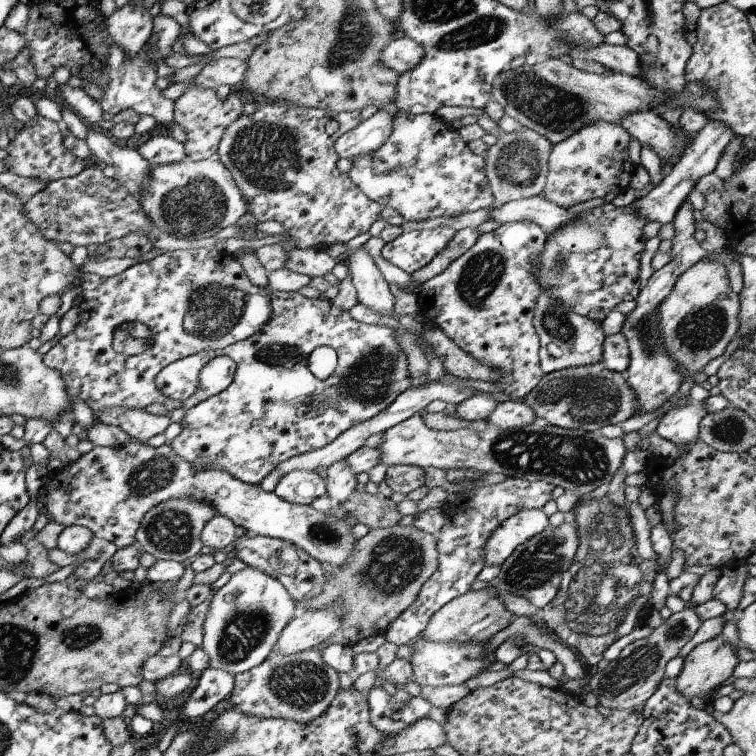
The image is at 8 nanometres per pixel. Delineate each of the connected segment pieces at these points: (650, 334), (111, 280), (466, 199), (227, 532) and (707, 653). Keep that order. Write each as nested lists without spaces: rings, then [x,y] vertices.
[[[685,200],[681,203],[681,206],[675,212],[675,216],[672,218],[671,224],[674,226],[674,235],[671,241],[671,250],[668,253],[670,256],[669,262],[662,266],[659,270],[653,271],[648,276],[646,283],[642,284],[637,296],[634,298],[635,307],[629,313],[624,316],[620,333],[625,337],[628,348],[628,367],[625,370],[624,376],[629,388],[634,392],[635,399],[638,400],[638,412],[634,414],[643,414],[655,410],[657,407],[677,392],[679,385],[683,378],[681,371],[678,371],[678,364],[676,360],[666,351],[664,344],[662,343],[662,336],[658,319],[658,306],[660,302],[669,294],[671,288],[675,284],[677,277],[687,270],[690,266],[693,266],[698,260],[707,256],[709,250],[708,246],[697,243],[697,240],[693,237],[695,232],[695,226],[693,225],[693,208],[690,203]]]
[[[195,248],[195,249],[177,249],[173,251],[166,251],[164,254],[154,257],[149,261],[136,263],[127,267],[120,274],[112,277],[100,277],[93,272],[84,273],[81,278],[81,302],[78,306],[81,316],[75,324],[74,329],[67,335],[59,338],[59,340],[52,346],[45,354],[42,354],[43,364],[49,368],[60,372],[62,376],[65,390],[69,397],[81,398],[85,404],[93,411],[100,411],[104,408],[111,408],[114,406],[125,407],[126,409],[144,409],[147,404],[157,402],[162,404],[168,413],[171,413],[175,408],[181,408],[183,403],[181,400],[174,401],[167,398],[155,385],[154,378],[164,366],[183,357],[193,355],[199,351],[222,349],[229,345],[235,344],[237,341],[242,341],[253,333],[256,333],[270,317],[270,294],[267,287],[256,287],[247,278],[245,271],[241,265],[235,260],[231,254],[223,251],[216,251],[215,249]]]
[[[397,113],[393,121],[393,128],[387,140],[369,154],[358,156],[351,160],[350,169],[346,172],[351,182],[359,188],[359,190],[372,200],[373,202],[382,204],[383,206],[389,206],[396,210],[403,218],[403,221],[415,222],[415,220],[425,220],[425,218],[437,218],[437,216],[456,216],[465,212],[473,212],[479,210],[479,208],[488,208],[492,203],[495,203],[494,196],[490,190],[488,180],[484,173],[485,160],[479,155],[475,155],[469,151],[467,143],[460,137],[458,133],[458,126],[455,123],[446,123],[442,119],[439,119],[435,114],[421,113],[418,115]]]
[[[213,515],[200,530],[200,541],[205,551],[224,551],[231,549],[234,541],[235,525],[224,516]]]
[[[721,635],[696,645],[685,657],[681,672],[676,676],[676,689],[690,700],[692,696],[698,696],[709,700],[717,688],[731,680],[731,672],[739,662],[735,656],[735,650],[729,643],[723,641]]]

